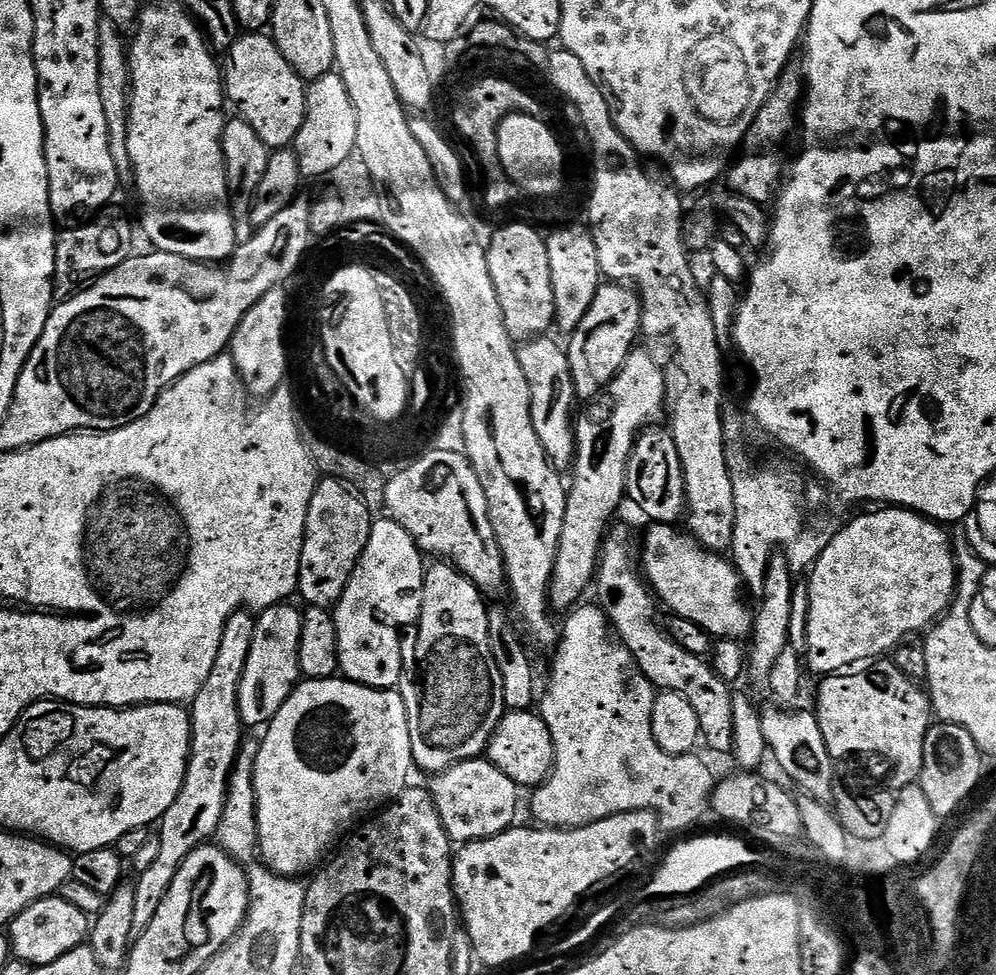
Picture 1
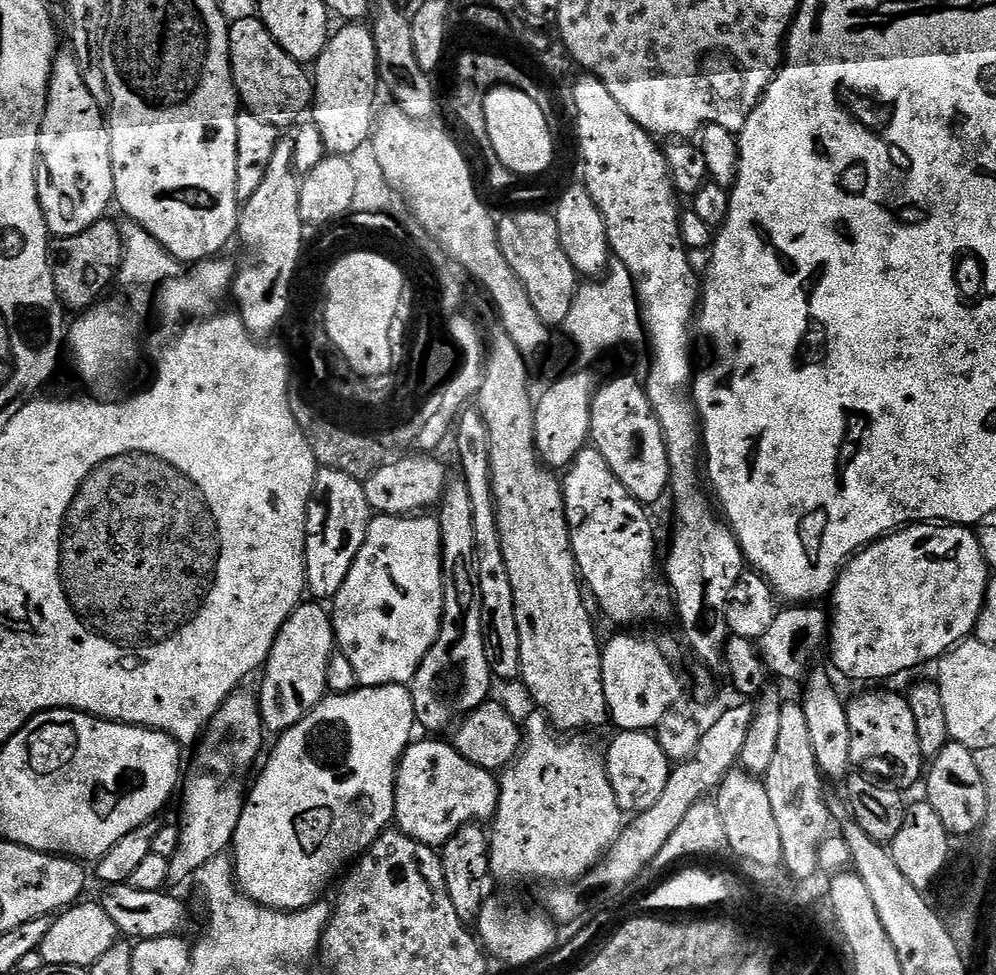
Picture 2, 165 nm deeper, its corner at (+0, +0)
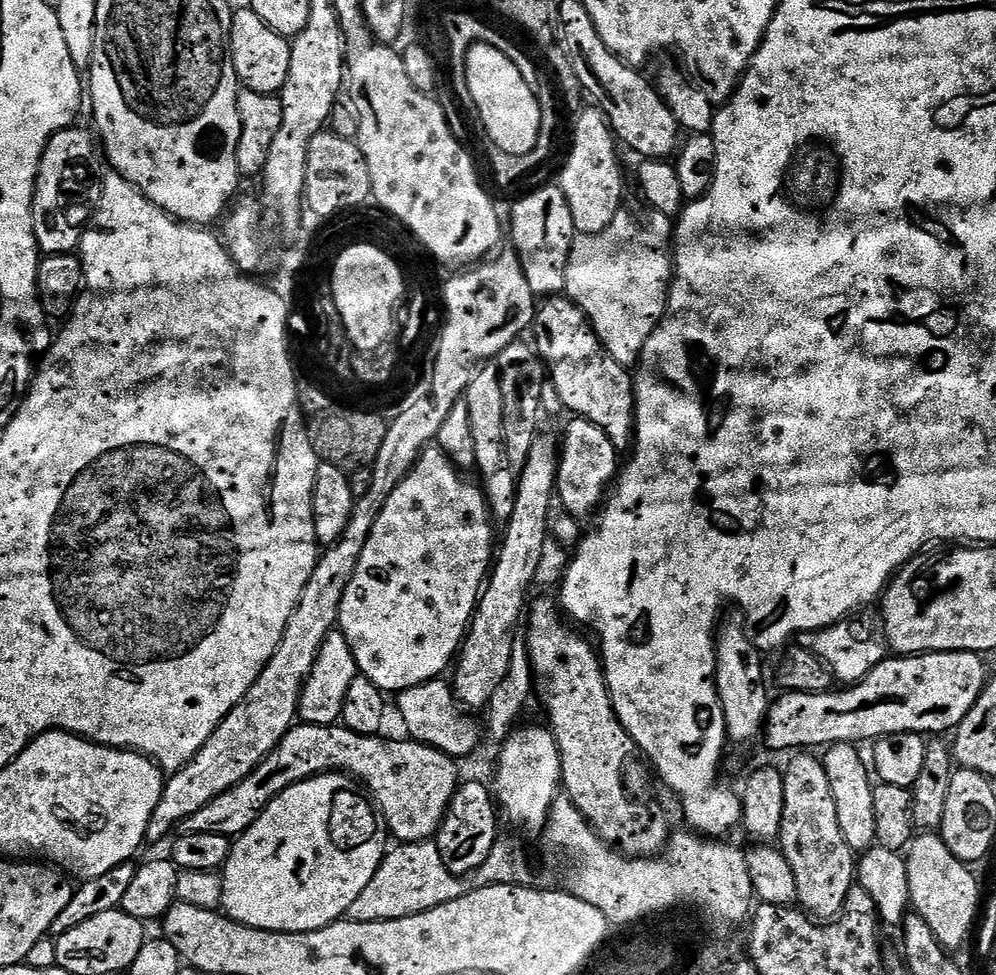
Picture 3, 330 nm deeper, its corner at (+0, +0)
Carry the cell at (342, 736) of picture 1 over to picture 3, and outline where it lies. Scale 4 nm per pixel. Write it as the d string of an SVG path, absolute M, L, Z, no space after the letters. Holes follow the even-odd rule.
M326 772L319 778L303 780L294 788L287 788L280 796L274 797L271 804L264 807L263 814L254 822L254 826L250 826L250 830L246 830L241 836L235 837L228 861L222 867L223 915L240 924L246 924L250 928L261 928L267 932L313 932L334 923L337 918L345 915L346 910L351 909L352 901L357 900L362 890L366 890L366 886L374 878L376 867L384 861L386 855L386 847L384 848L386 825L383 819L378 818L378 809L375 803L370 802L367 795L360 796L361 789L359 787L352 788L351 783L353 784L351 779L345 778L339 772Z

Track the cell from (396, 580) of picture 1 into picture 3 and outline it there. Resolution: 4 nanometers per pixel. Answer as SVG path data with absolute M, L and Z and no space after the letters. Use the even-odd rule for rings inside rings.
M439 446L425 448L420 460L410 470L407 478L401 482L390 494L382 514L378 514L378 522L374 522L370 538L360 555L360 561L356 567L356 573L352 581L346 586L342 606L340 607L340 618L338 621L339 631L344 633L346 642L356 659L357 669L368 680L374 681L380 691L385 694L399 694L410 686L424 684L428 680L435 680L445 675L444 671L457 659L458 653L467 637L472 617L476 614L476 606L480 602L482 589L490 575L490 569L494 563L494 544L492 548L492 526L494 519L488 508L488 499L479 483L471 484L462 475L460 469L456 468L448 459L446 453Z

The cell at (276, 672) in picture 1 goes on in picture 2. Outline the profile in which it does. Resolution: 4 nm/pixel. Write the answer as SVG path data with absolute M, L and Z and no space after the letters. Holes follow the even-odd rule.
M320 602L308 603L297 606L294 614L286 618L282 630L278 630L278 638L274 638L274 646L259 677L260 717L269 733L287 732L290 726L302 722L304 715L314 710L328 692L326 674L337 651L336 631L332 629L329 609Z

